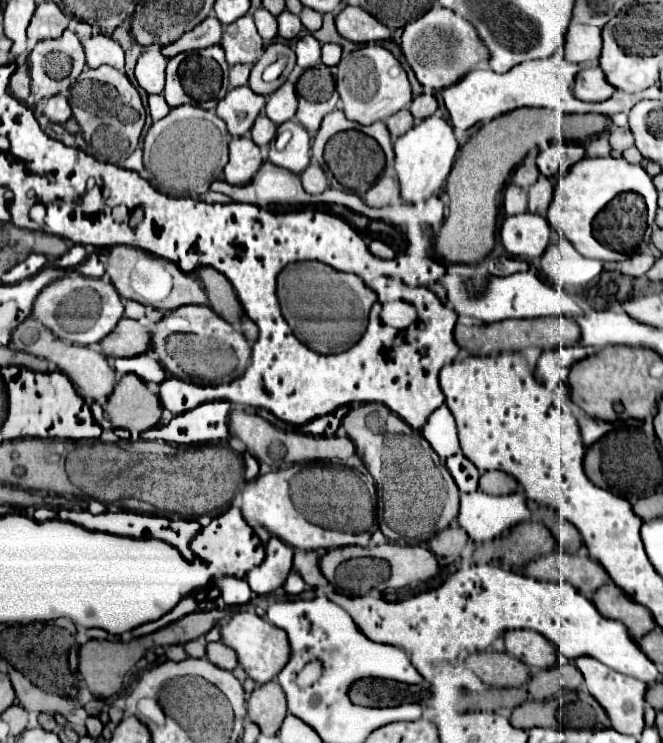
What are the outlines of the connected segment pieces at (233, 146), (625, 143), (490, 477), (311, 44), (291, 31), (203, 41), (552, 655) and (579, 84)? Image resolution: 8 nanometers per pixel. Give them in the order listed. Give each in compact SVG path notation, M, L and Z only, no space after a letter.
M238 136L230 140L230 160L224 168L224 180L234 186L248 184L262 166L260 148L250 136Z
M610 126L610 136L608 136L608 140L610 140L612 150L616 150L616 152L624 152L626 148L634 146L634 140L632 140L632 132L630 132L630 128Z
M492 470L492 472L484 472L480 476L480 490L494 494L494 496L514 494L518 490L518 482L500 470Z
M304 36L296 42L296 64L306 68L312 68L320 62L320 42L314 36Z
M282 12L278 16L278 36L286 38L286 40L292 40L298 36L298 32L302 30L302 24L300 24L300 18L292 12Z
M210 14L196 28L192 28L190 32L184 32L184 36L180 36L178 40L162 46L160 52L166 58L172 58L180 52L190 52L190 50L208 48L212 44L220 44L220 38L222 38L222 24L216 20L214 14Z
M508 630L504 634L506 652L516 656L528 666L536 668L554 668L558 666L558 650L556 646L532 630Z
M586 68L576 74L574 84L574 96L584 102L602 102L608 96L612 96L616 88L610 88L610 84L604 80L604 74L600 68Z

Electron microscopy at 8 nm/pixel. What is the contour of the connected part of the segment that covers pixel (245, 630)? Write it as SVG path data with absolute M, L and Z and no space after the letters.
M238 612L236 616L232 616L232 620L222 628L222 642L236 650L240 666L258 684L270 682L290 660L290 644L286 632L252 612Z

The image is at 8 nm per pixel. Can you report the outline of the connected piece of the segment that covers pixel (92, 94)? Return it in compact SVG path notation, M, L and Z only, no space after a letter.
M100 66L96 70L86 68L72 84L68 100L74 118L82 128L84 140L92 148L94 158L110 164L120 164L126 156L132 154L132 150L136 150L140 132L144 128L146 110L142 106L138 90L130 84L126 74L118 72L112 66Z

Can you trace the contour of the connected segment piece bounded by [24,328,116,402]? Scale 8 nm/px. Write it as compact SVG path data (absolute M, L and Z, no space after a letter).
M42 328L40 330L40 338L34 344L24 346L26 352L38 356L38 358L46 358L50 362L54 362L60 372L64 372L74 388L80 392L80 396L84 396L86 400L94 400L94 402L104 402L108 400L108 396L112 394L114 386L116 386L116 372L114 368L108 364L108 358L104 354L100 354L98 350L90 348L90 346L74 346L74 344L64 344L60 342L50 330Z

